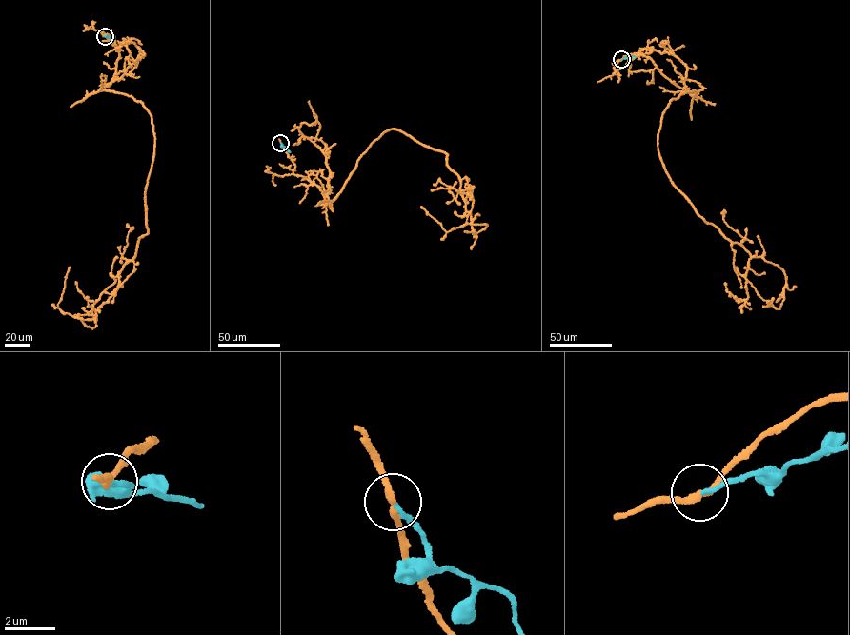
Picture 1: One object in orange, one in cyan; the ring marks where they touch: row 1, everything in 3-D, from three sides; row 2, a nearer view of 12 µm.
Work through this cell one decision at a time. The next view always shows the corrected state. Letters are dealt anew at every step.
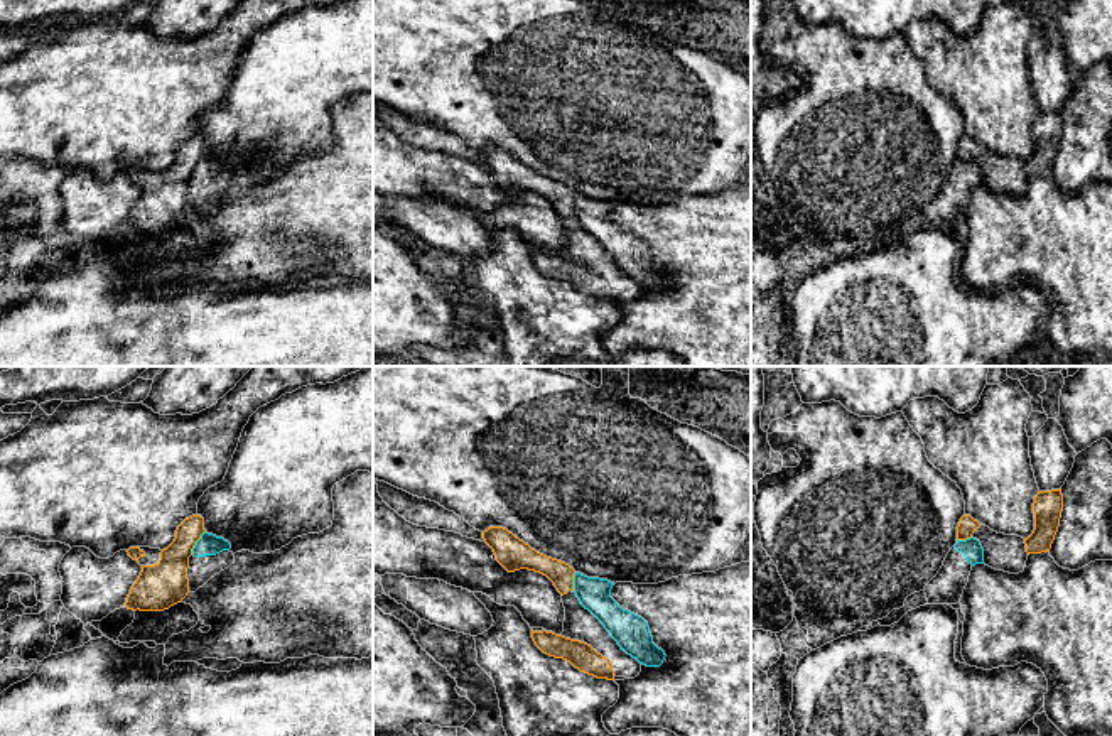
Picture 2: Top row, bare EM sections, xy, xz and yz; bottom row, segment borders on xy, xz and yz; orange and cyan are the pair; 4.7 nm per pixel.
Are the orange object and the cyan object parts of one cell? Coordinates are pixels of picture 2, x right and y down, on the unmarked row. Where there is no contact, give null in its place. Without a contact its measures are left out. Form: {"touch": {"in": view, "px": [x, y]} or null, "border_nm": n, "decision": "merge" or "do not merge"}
{"touch": {"in": "xy", "px": [196, 162]}, "border_nm": 140, "decision": "do not merge"}

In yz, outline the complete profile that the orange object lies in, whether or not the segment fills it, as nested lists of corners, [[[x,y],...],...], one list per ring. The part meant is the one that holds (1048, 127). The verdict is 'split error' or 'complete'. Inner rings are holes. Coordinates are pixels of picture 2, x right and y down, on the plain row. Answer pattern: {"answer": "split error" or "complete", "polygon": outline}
{"answer": "complete", "polygon": [[[1061,110],[1051,113],[1038,113],[1034,118],[1033,133],[1034,152],[1028,160],[1024,160],[1028,177],[1050,174],[1063,133]]]}

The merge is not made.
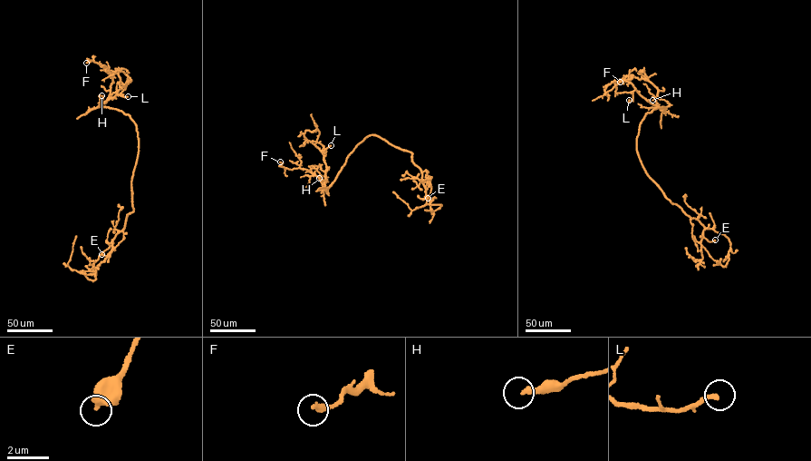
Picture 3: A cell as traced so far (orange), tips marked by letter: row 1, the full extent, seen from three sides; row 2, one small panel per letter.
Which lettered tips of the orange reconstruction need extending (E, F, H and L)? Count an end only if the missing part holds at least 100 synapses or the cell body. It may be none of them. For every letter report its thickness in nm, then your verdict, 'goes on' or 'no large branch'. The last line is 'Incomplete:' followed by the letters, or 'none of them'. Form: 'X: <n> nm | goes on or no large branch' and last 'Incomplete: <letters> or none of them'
E: 600 nm | no large branch
F: 280 nm | no large branch
H: 280 nm | no large branch
L: 240 nm | no large branch
Incomplete: none of them

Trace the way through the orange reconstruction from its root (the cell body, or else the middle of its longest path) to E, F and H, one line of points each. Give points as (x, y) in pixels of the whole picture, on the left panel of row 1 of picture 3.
E: (132, 178), (133, 210), (127, 215), (122, 230), (114, 238), (111, 252), (105, 256), (101, 254)
F: (132, 178), (138, 152), (136, 124), (120, 111), (98, 107), (110, 93), (111, 77), (98, 63), (86, 63)
H: (132, 178), (138, 152), (136, 124), (120, 111), (99, 106), (101, 95)

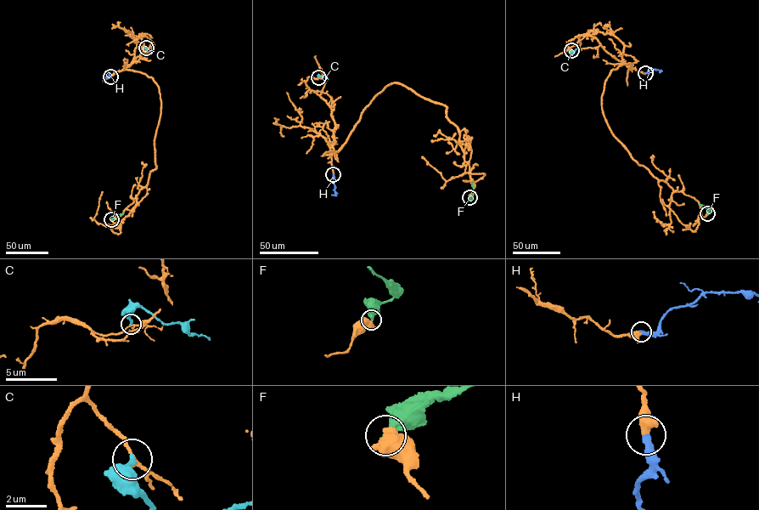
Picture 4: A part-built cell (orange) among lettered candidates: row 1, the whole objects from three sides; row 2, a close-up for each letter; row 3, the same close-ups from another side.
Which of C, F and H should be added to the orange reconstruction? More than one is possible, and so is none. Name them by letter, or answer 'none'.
H

